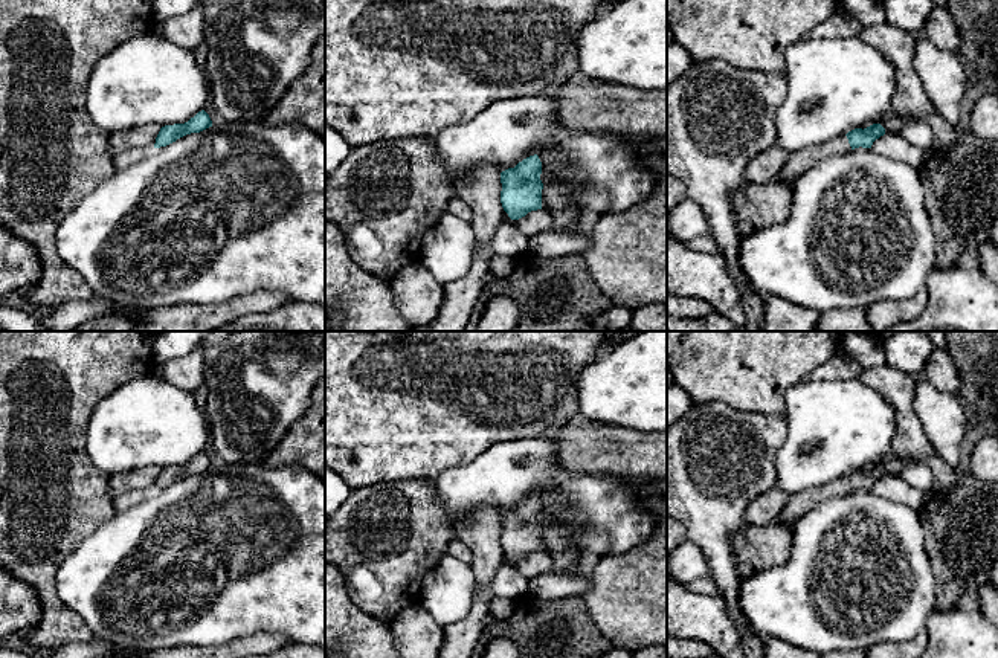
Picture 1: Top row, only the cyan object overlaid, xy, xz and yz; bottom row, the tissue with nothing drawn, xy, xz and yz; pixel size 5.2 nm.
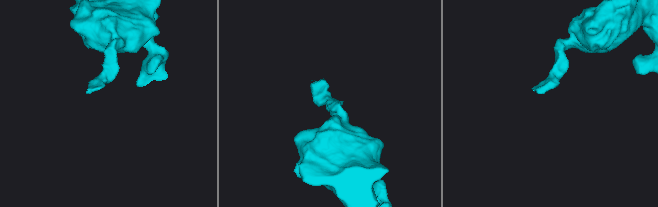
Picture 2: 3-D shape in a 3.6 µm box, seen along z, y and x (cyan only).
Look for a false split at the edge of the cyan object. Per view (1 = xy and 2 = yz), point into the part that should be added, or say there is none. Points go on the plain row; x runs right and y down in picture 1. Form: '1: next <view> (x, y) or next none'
1: next none
2: next yz (797, 506)

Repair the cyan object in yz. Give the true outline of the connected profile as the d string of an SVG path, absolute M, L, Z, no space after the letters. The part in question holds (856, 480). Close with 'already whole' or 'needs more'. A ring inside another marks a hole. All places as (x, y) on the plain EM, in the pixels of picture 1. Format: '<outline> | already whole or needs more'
M873 466L867 470L855 470L844 478L827 482L821 487L810 489L789 496L777 522L794 527L798 519L813 510L821 502L839 498L855 490L871 490L873 484L885 476L880 466Z | needs more

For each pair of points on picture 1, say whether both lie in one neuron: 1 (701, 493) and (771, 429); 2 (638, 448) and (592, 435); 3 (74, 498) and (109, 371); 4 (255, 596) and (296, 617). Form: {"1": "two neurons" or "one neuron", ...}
{"1": "one neuron", "2": "one neuron", "3": "one neuron", "4": "one neuron"}

